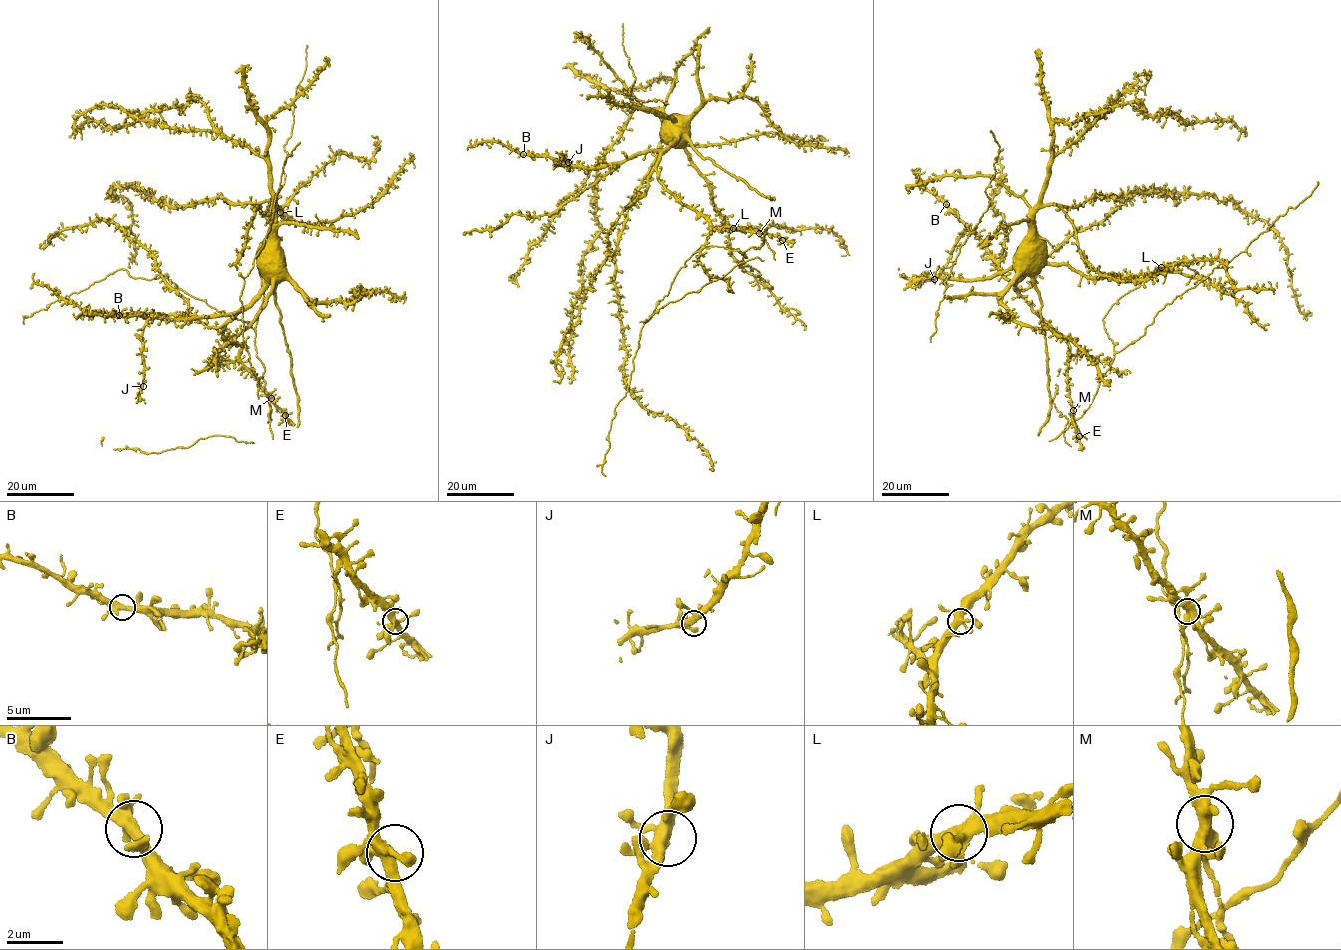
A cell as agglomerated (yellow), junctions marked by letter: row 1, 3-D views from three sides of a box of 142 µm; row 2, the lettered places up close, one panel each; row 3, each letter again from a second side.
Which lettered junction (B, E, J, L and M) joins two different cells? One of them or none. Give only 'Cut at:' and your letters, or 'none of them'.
Cut at: M

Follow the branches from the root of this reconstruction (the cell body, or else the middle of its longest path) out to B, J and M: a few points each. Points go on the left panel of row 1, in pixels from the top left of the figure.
B: (268, 271), (265, 286), (248, 305), (235, 311), (169, 321), (119, 315)
J: (268, 271), (265, 286), (239, 310), (182, 320), (148, 319), (141, 338), (143, 386)
M: (268, 271), (265, 285), (234, 319), (227, 322), (222, 332), (223, 337), (240, 345), (240, 362), (270, 398)

